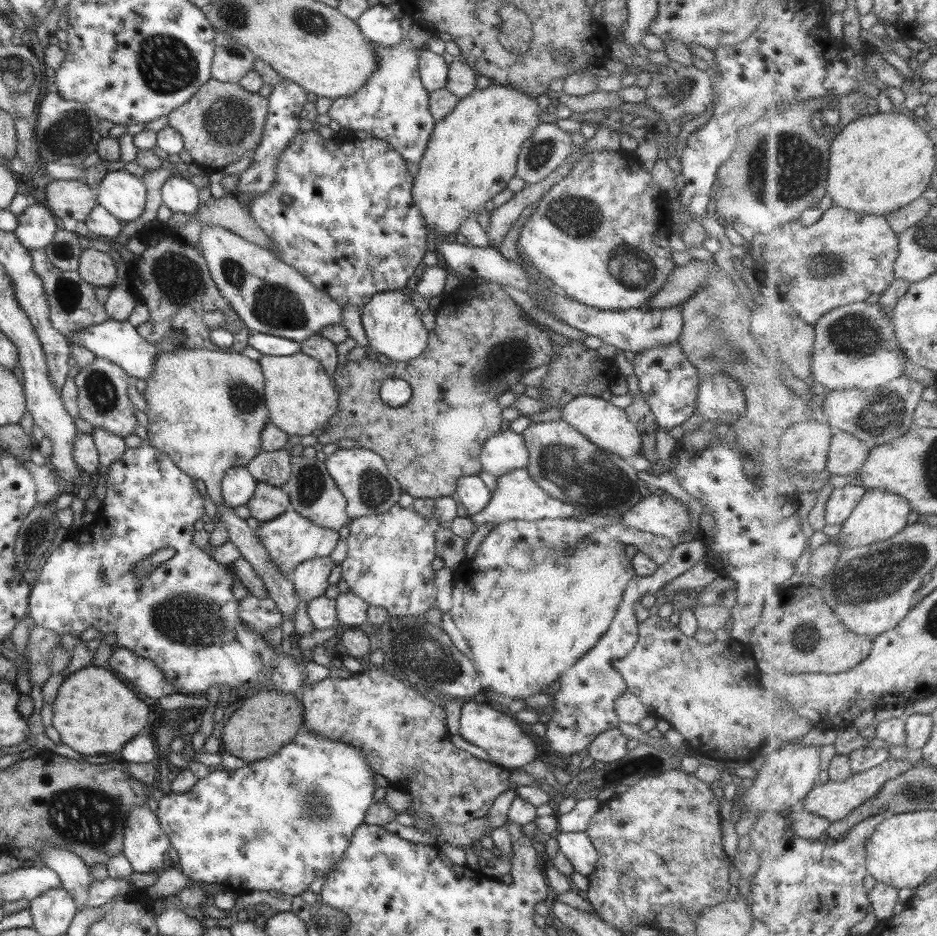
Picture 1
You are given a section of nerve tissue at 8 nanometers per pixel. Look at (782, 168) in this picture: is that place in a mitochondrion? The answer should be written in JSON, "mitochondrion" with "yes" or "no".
{"mitochondrion":"yes"}

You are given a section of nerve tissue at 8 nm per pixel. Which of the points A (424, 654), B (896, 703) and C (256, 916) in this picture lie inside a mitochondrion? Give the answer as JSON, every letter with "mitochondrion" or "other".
{"A":"mitochondrion","B":"other","C":"other"}

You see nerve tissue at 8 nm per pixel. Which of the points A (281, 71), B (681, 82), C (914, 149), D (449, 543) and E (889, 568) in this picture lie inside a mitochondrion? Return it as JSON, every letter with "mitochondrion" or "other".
{"A":"other","B":"mitochondrion","C":"other","D":"other","E":"mitochondrion"}

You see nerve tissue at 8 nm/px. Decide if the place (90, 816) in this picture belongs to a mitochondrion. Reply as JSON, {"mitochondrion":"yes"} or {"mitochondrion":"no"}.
{"mitochondrion":"yes"}

